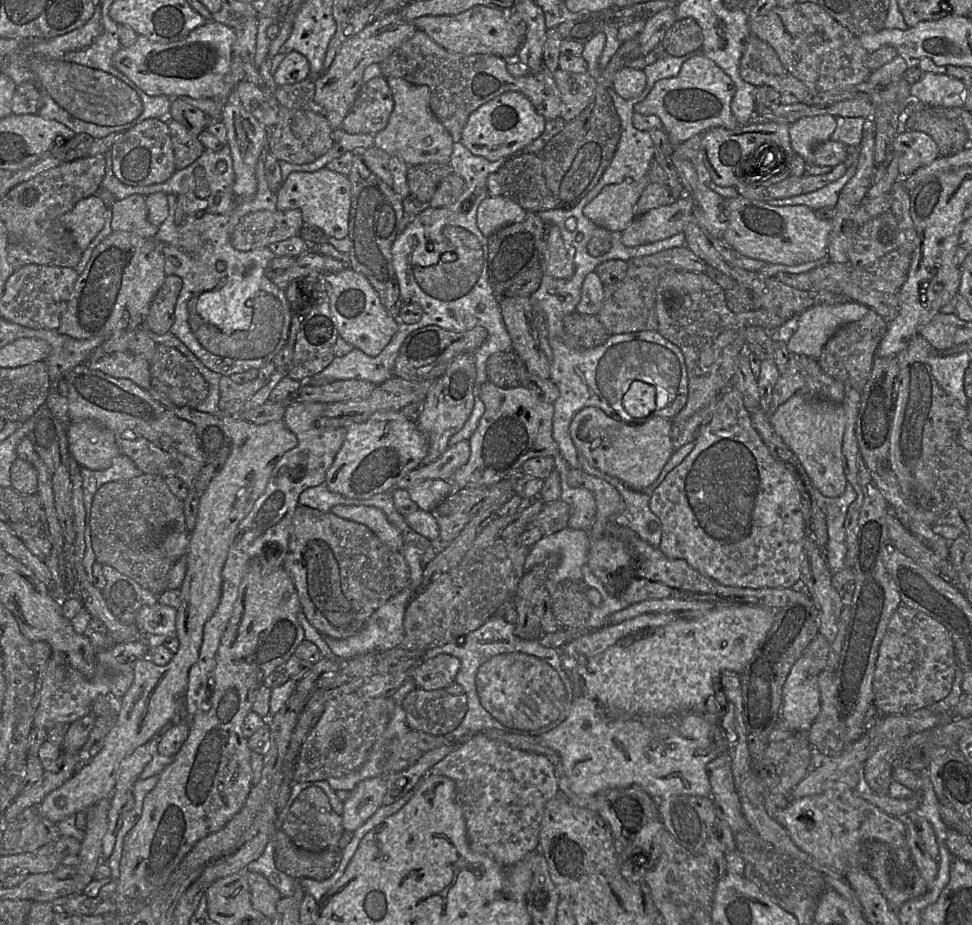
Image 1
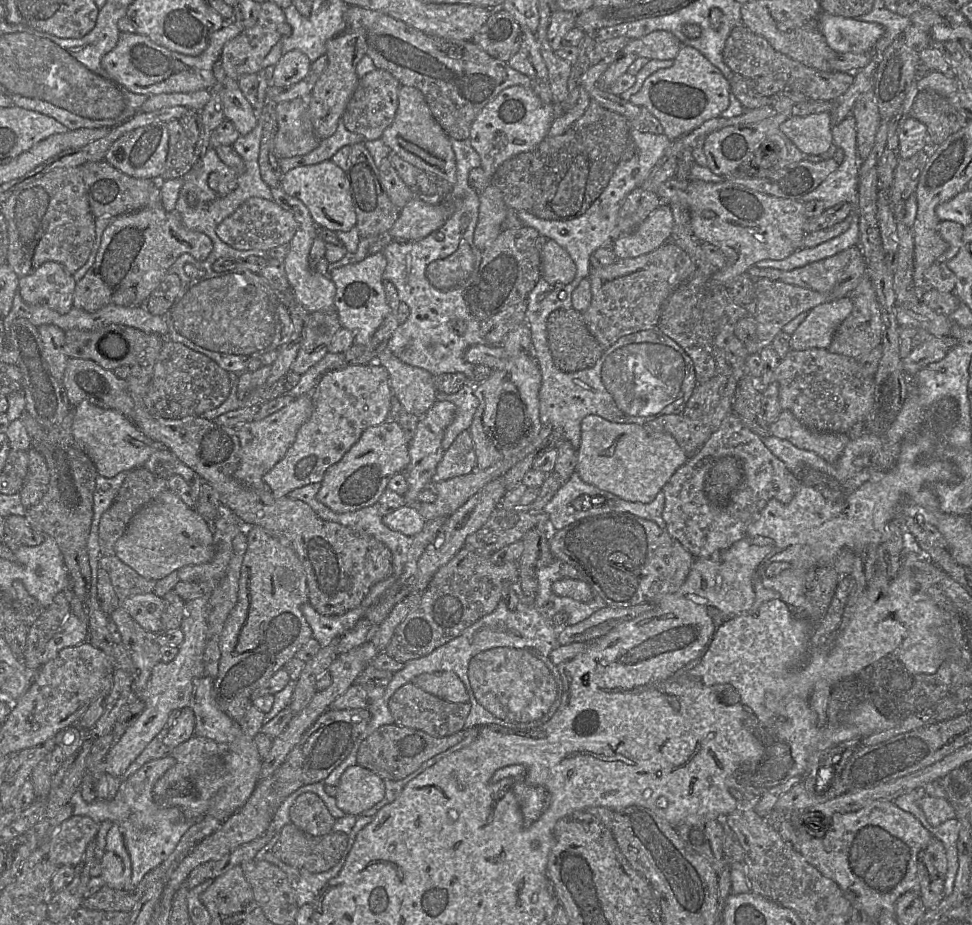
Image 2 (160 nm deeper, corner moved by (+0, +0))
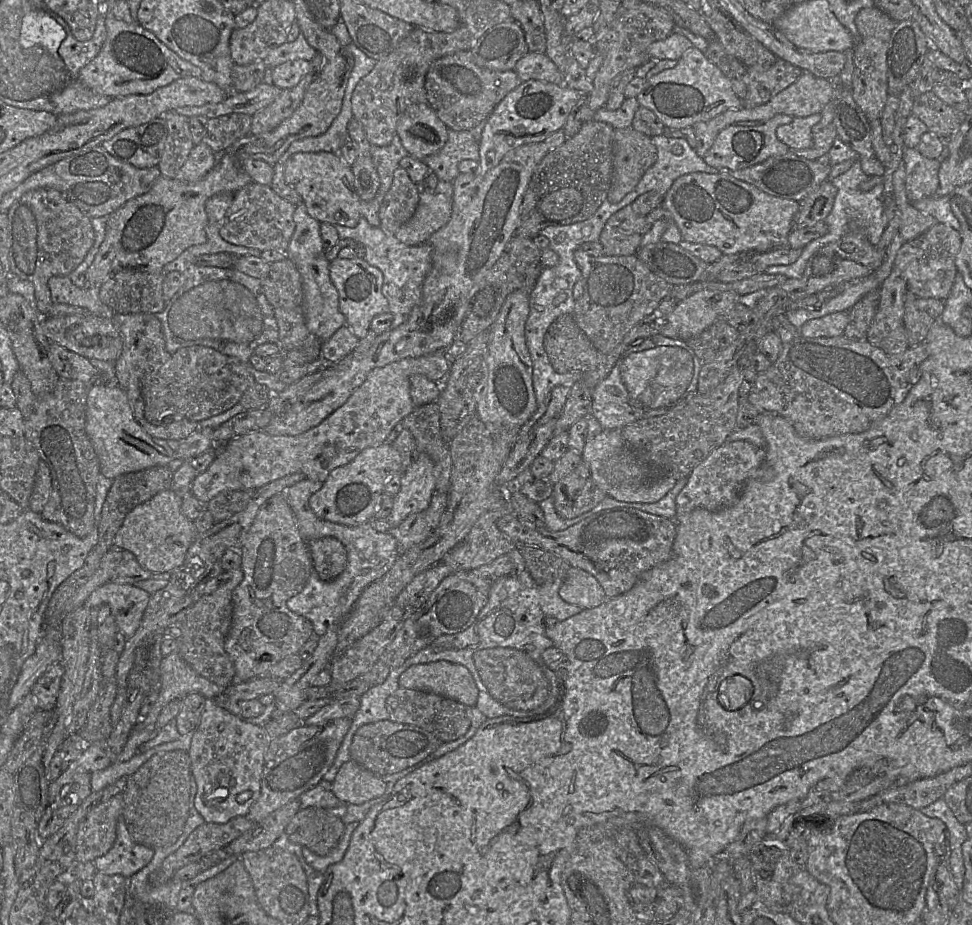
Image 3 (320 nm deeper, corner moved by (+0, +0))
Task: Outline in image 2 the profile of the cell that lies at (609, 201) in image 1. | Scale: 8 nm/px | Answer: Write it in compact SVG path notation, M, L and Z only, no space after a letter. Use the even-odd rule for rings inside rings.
M681 46L669 69L650 75L629 102L647 109L661 123L672 142L689 134L704 122L720 117L730 104L730 83L698 50Z

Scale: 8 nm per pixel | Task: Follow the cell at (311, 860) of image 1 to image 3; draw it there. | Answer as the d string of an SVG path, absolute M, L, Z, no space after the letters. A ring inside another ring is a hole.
M300 809L285 828L289 840L319 856L326 856L339 844L346 825L326 809Z

